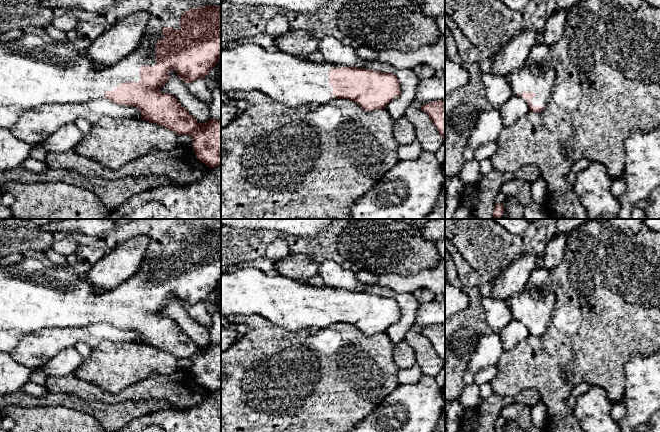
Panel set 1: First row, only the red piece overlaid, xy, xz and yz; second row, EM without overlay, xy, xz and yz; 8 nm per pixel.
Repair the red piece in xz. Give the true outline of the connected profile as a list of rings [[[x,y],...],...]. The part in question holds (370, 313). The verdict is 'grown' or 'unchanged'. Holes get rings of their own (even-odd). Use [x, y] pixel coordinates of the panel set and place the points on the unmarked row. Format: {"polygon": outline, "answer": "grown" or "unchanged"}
{"polygon": [[[254,267],[221,272],[221,316],[231,314],[257,314],[289,331],[347,323],[366,335],[384,333],[392,323],[401,319],[400,307],[392,297],[326,285],[312,286]]], "answer": "grown"}

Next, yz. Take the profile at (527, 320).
{"polygon": [[[536,267],[524,290],[508,300],[513,319],[522,322],[531,336],[541,337],[550,324],[555,308],[555,291],[549,271]]], "answer": "grown"}

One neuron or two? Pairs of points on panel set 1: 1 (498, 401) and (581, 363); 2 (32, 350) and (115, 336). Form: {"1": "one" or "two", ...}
{"1": "two", "2": "one"}

